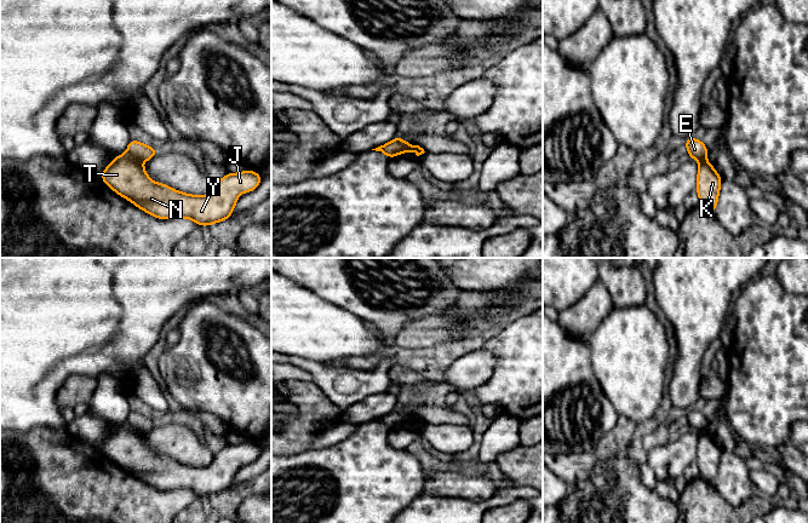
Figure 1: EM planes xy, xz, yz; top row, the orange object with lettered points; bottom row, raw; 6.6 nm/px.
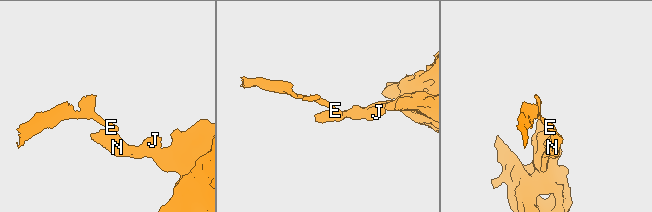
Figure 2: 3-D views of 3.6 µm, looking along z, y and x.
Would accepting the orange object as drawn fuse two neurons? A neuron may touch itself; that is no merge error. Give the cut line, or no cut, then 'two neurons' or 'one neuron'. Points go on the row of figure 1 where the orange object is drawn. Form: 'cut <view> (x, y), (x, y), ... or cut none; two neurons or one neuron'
cut xy (126, 153), (138, 161); two neurons

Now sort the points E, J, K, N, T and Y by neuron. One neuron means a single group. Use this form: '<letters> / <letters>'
E / J K N T Y

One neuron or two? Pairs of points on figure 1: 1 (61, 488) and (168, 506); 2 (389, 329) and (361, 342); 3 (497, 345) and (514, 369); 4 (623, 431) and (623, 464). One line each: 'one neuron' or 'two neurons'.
1: one neuron
2: two neurons
3: one neuron
4: two neurons

